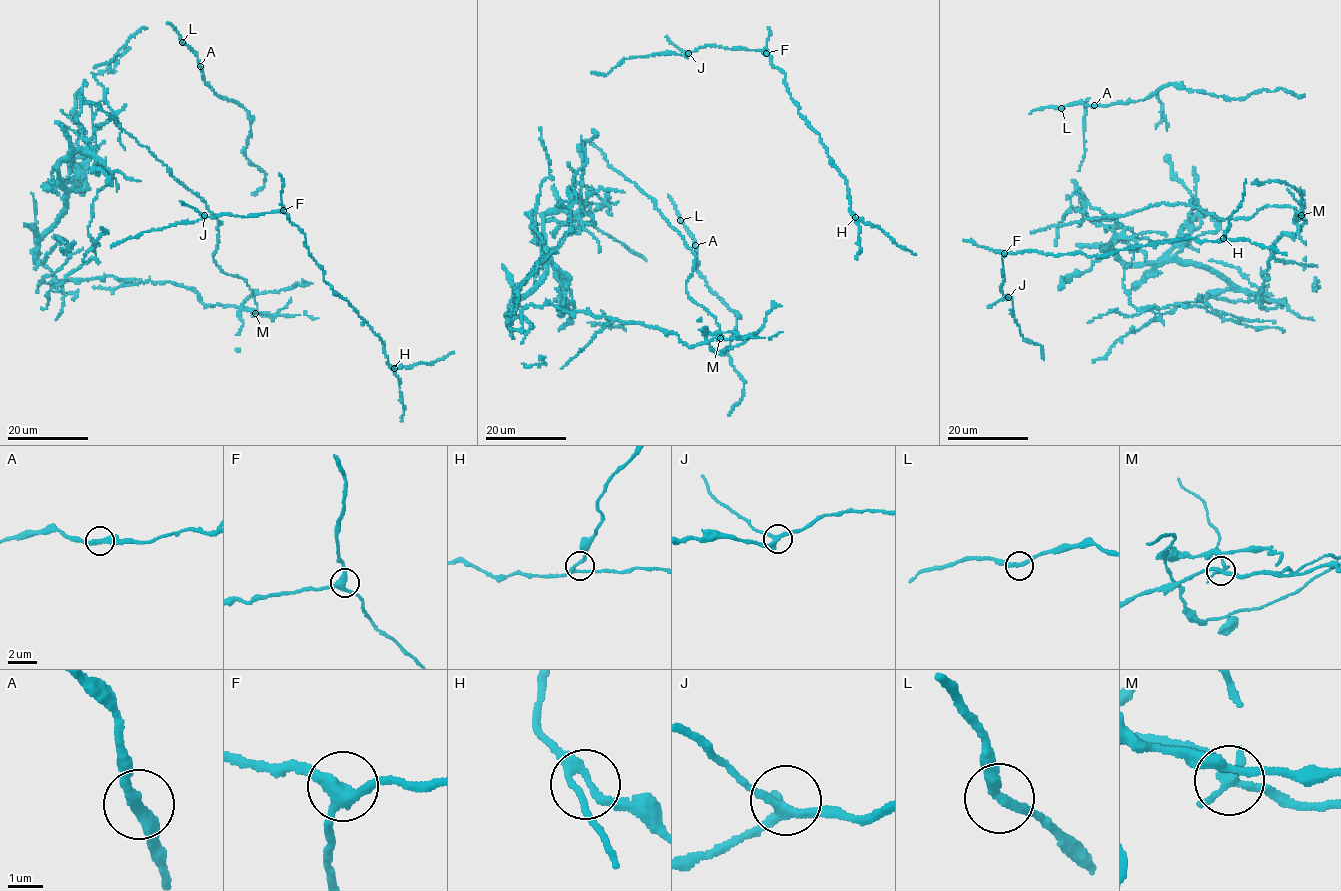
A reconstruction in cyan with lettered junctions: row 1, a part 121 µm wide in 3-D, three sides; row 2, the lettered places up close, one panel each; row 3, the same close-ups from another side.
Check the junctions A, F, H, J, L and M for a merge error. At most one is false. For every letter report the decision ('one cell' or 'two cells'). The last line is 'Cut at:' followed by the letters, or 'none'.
A: one cell
F: one cell
H: one cell
J: one cell
L: one cell
M: two cells
Cut at: M

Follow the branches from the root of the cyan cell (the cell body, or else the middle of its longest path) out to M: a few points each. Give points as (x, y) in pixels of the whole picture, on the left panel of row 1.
M: (77, 151), (58, 166), (65, 210), (38, 250), (51, 285), (171, 282), (207, 306), (255, 313)

